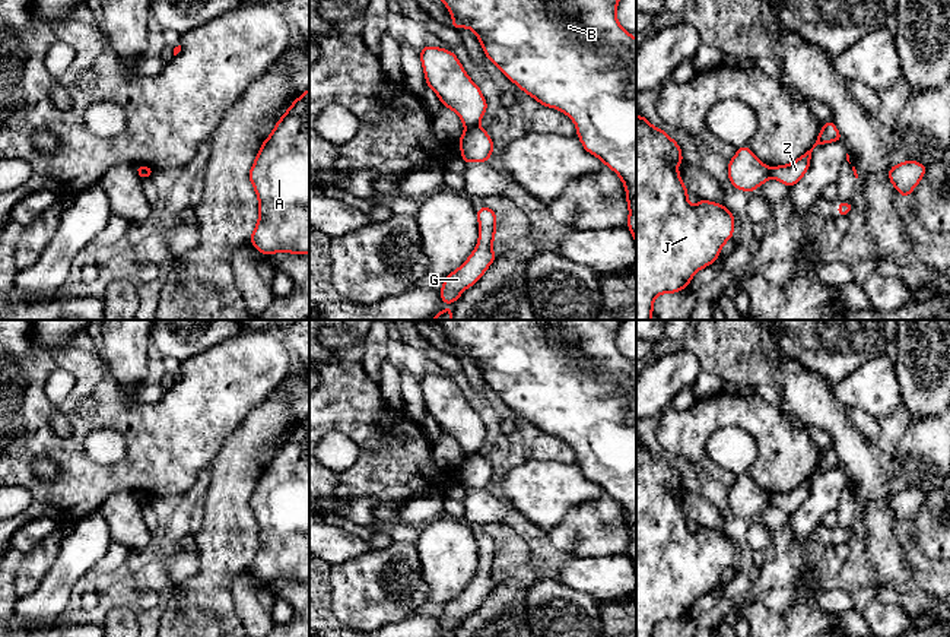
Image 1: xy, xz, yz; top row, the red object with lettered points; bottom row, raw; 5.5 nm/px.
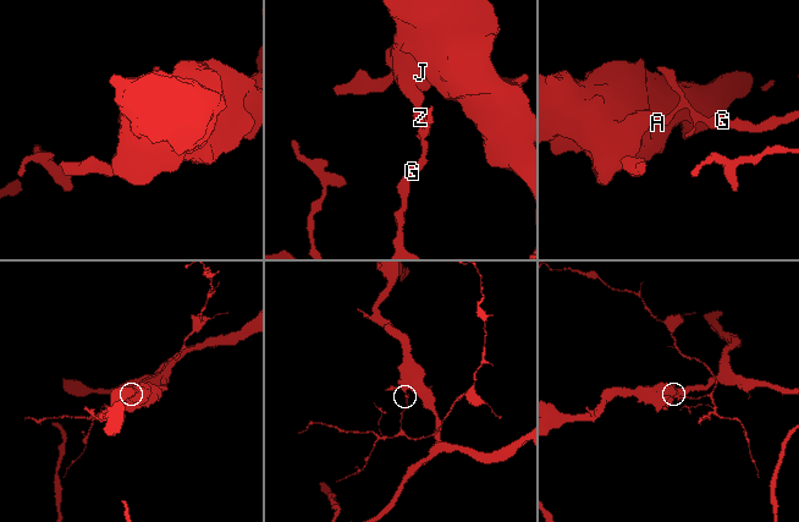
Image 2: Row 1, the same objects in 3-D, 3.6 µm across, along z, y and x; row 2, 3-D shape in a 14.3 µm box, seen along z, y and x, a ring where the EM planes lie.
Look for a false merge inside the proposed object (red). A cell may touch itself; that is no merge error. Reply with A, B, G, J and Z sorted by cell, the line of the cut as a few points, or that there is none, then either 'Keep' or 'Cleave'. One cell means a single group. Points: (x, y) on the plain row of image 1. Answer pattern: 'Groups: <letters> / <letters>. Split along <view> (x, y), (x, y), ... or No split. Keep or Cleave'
Groups: A B J / G Z. Split along xz (477, 452), (466, 456). Cleave

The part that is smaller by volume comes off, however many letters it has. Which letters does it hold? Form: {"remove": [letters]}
{"remove": ["G", "Z"]}

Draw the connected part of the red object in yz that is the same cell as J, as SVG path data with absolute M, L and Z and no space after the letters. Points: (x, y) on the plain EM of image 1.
M636 443L636 637L652 637L658 622L687 615L698 598L718 586L734 561L735 545L724 532L702 526L696 533L687 529L679 491L684 491L679 470Z

